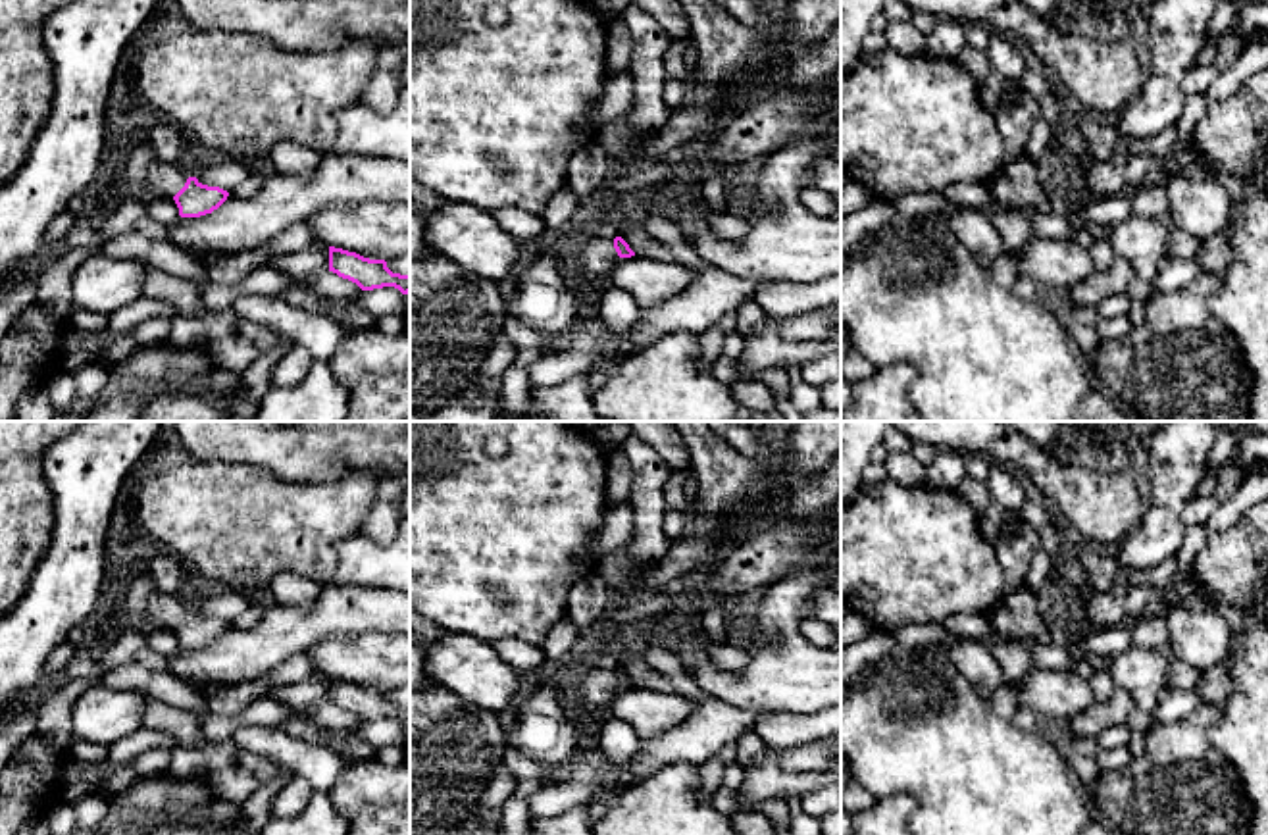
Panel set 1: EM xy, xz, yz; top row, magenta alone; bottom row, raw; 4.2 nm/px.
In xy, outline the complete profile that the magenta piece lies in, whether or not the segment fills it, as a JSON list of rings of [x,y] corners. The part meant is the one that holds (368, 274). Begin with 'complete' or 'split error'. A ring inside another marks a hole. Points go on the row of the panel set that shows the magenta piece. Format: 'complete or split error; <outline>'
complete; [[[329,246],[329,271],[356,283],[362,291],[394,287],[410,292],[410,275],[393,273],[385,260],[369,260],[356,252]]]

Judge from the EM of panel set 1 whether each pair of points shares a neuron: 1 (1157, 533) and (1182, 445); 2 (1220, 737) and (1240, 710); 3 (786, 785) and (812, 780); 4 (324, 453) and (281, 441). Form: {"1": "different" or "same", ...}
{"1": "same", "2": "same", "3": "same", "4": "same"}

